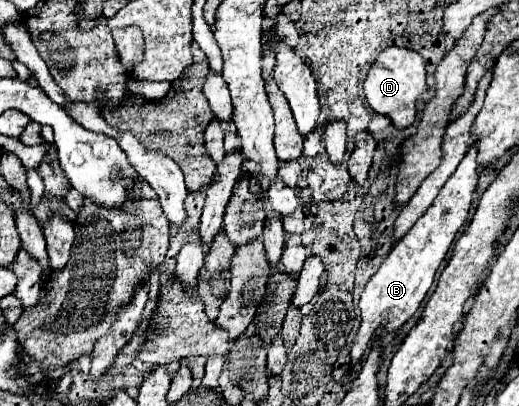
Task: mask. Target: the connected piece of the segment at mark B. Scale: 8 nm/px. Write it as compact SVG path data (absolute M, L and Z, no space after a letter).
M469 148L461 164L457 166L455 174L447 180L447 184L441 188L439 196L435 198L433 206L415 222L415 226L407 232L407 236L393 246L377 274L367 282L361 300L359 300L359 310L361 310L361 328L355 336L355 342L351 346L351 360L349 366L355 366L363 352L369 348L369 342L377 336L377 330L383 328L387 332L399 330L419 308L423 302L427 290L433 284L435 272L445 260L445 254L457 234L457 230L463 226L469 208L471 208L471 198L477 186L479 178L479 166L475 162L477 150Z

